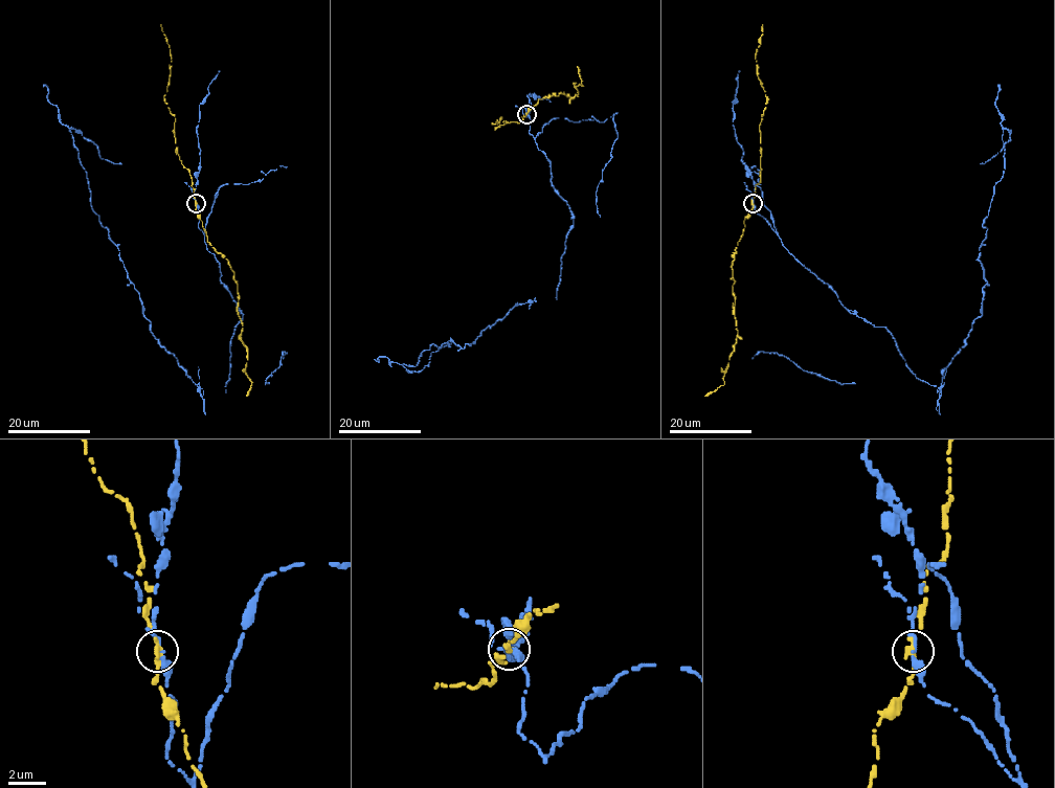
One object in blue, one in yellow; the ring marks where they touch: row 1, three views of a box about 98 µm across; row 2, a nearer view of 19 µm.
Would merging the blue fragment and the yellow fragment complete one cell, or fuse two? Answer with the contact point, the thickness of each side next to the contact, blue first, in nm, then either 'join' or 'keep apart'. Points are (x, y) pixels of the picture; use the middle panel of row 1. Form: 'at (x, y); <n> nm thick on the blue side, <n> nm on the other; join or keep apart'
at (526, 114); 240 nm thick on the blue side, 280 nm on the other; keep apart

